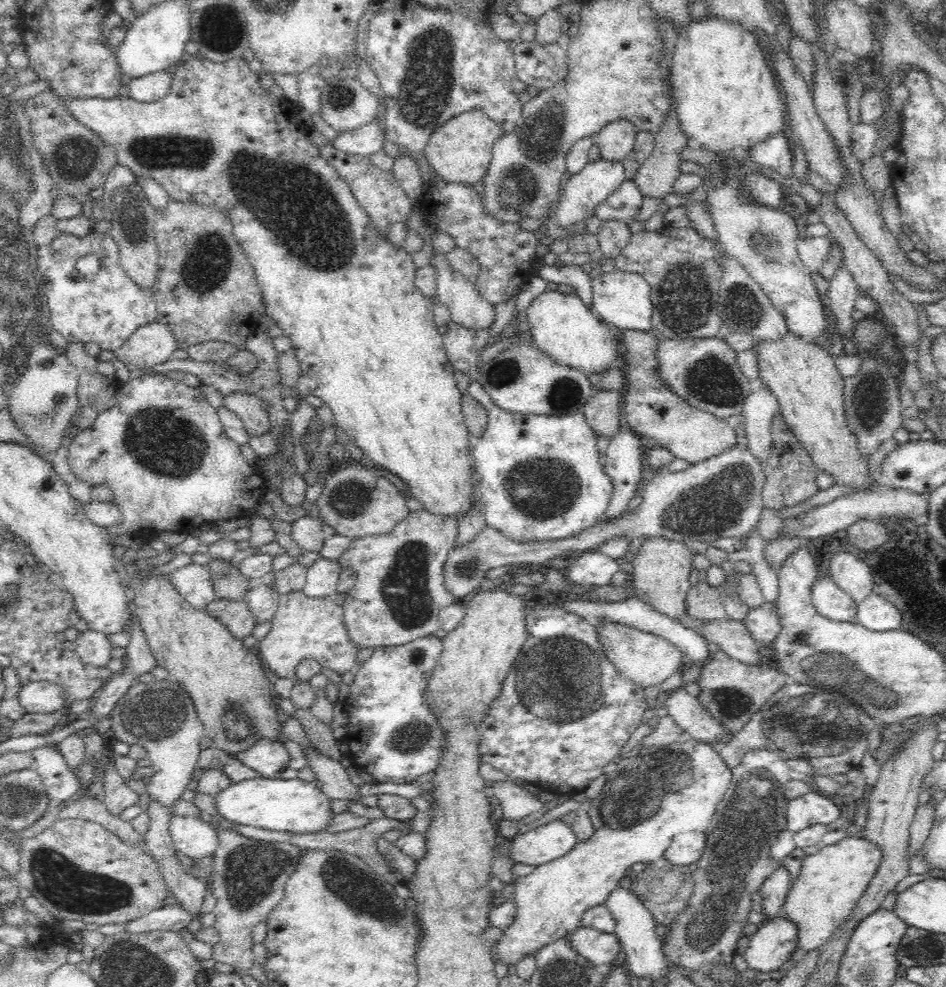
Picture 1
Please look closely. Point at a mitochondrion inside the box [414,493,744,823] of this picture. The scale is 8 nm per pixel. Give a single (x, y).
(561, 681)

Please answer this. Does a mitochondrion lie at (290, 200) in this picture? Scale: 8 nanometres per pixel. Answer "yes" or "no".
yes

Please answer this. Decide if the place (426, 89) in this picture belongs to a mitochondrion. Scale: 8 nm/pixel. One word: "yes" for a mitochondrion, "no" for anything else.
yes

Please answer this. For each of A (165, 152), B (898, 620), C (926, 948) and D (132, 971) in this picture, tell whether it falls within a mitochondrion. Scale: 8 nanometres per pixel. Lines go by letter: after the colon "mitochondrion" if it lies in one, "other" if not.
A: mitochondrion
B: other
C: mitochondrion
D: mitochondrion

